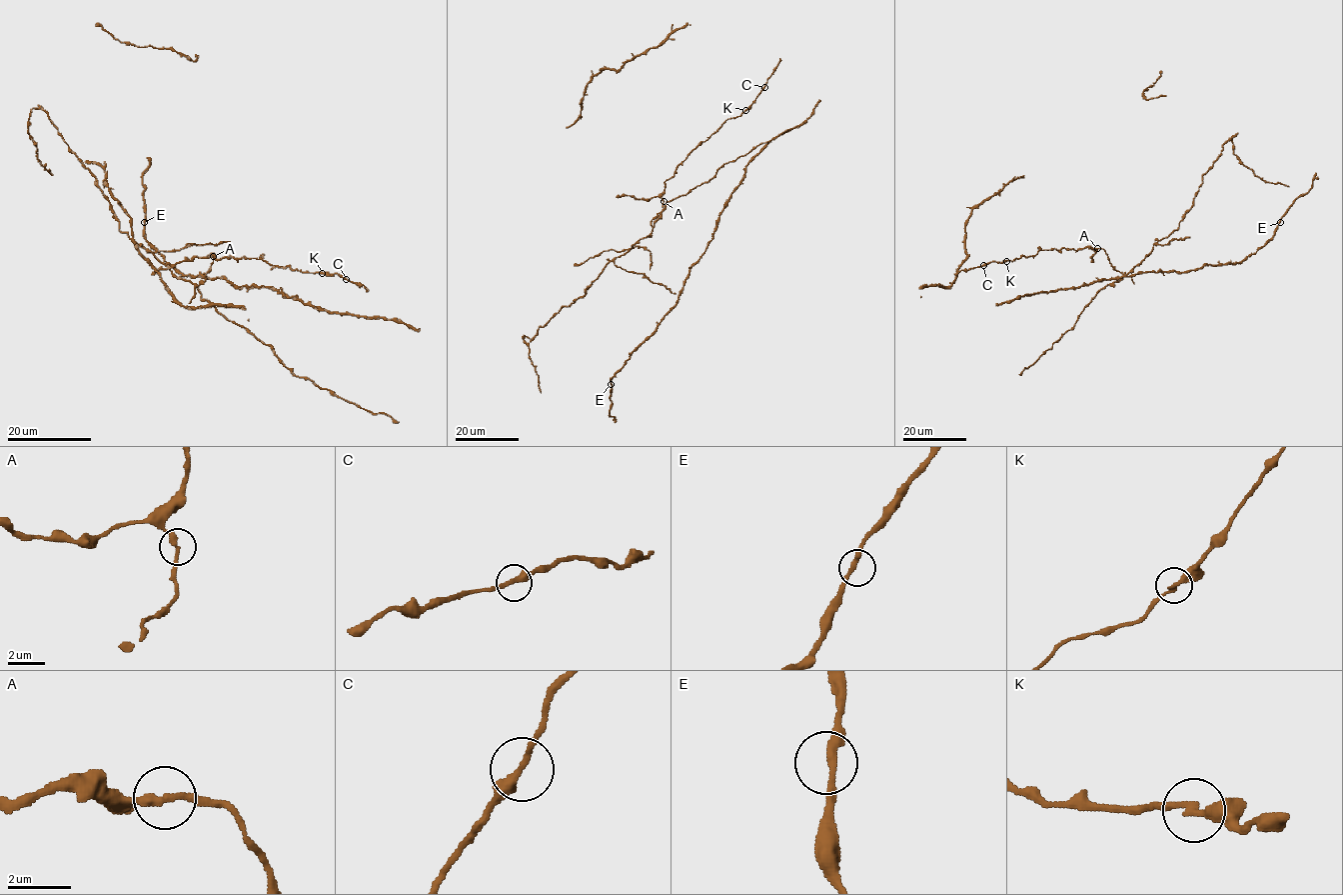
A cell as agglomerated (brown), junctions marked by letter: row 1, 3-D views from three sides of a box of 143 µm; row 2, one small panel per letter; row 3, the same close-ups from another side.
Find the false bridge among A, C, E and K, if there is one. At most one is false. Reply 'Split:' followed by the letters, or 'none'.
Split: none

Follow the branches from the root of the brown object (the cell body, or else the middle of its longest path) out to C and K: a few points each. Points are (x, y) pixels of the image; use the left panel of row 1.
C: (214, 255), (217, 259), (230, 256), (257, 258), (272, 265), (310, 273), (338, 274), (346, 279)
K: (214, 255), (217, 259), (230, 256), (257, 258), (272, 265), (322, 273)

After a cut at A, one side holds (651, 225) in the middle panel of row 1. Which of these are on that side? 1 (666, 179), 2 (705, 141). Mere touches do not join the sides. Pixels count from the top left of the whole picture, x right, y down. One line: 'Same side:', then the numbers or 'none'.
Same side: none

